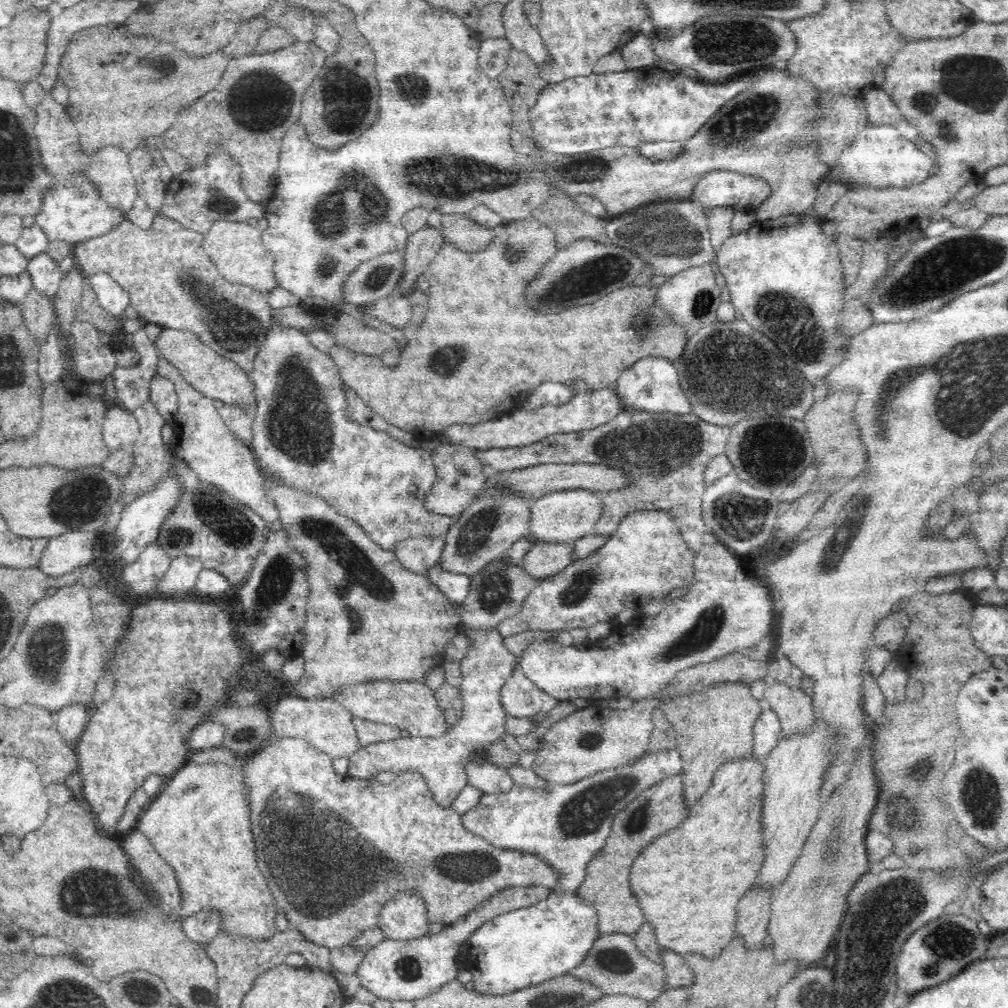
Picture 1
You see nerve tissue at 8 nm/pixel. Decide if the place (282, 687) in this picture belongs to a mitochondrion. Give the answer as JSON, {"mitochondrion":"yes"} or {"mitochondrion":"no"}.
{"mitochondrion":"no"}

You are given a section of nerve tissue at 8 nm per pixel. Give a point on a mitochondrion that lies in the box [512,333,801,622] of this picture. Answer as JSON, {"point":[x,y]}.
{"point":[657,448]}

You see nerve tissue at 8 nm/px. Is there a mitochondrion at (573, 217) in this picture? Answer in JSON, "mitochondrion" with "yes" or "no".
{"mitochondrion":"no"}

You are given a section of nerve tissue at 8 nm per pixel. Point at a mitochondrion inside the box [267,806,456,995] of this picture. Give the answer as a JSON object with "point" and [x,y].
{"point":[407,968]}

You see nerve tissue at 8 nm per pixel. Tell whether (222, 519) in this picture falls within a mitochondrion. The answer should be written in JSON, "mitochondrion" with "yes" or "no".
{"mitochondrion":"yes"}

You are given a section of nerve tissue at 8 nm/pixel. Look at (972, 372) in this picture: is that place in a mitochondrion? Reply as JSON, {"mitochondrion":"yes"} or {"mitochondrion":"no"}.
{"mitochondrion":"yes"}

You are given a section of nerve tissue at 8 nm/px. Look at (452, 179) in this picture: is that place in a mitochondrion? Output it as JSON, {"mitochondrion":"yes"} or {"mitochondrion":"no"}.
{"mitochondrion":"yes"}

